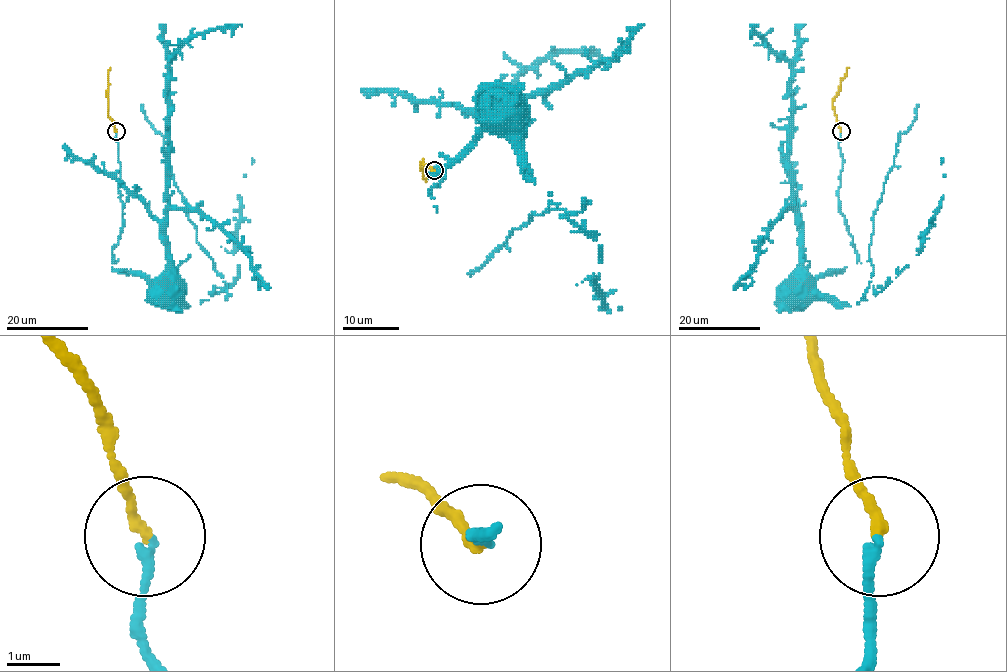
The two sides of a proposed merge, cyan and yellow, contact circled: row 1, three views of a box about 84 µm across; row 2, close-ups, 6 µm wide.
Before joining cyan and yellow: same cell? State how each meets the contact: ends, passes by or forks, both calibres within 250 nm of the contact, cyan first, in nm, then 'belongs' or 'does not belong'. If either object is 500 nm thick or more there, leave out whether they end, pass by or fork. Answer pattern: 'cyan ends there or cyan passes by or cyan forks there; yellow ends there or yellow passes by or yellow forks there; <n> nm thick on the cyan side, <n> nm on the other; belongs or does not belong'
cyan ends there; yellow ends there; 180 nm thick on the cyan side, 190 nm on the other; belongs

